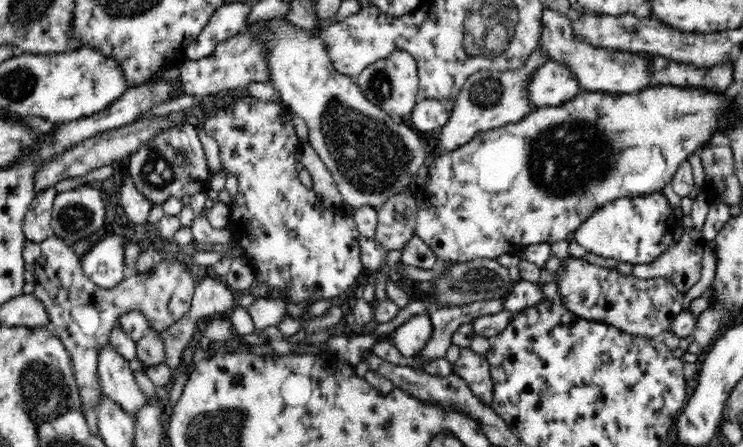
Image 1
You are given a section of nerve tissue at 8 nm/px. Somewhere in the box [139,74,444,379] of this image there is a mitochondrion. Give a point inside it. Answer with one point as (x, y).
(368, 154)

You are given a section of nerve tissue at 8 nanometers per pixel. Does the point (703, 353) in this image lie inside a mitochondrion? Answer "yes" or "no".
no

